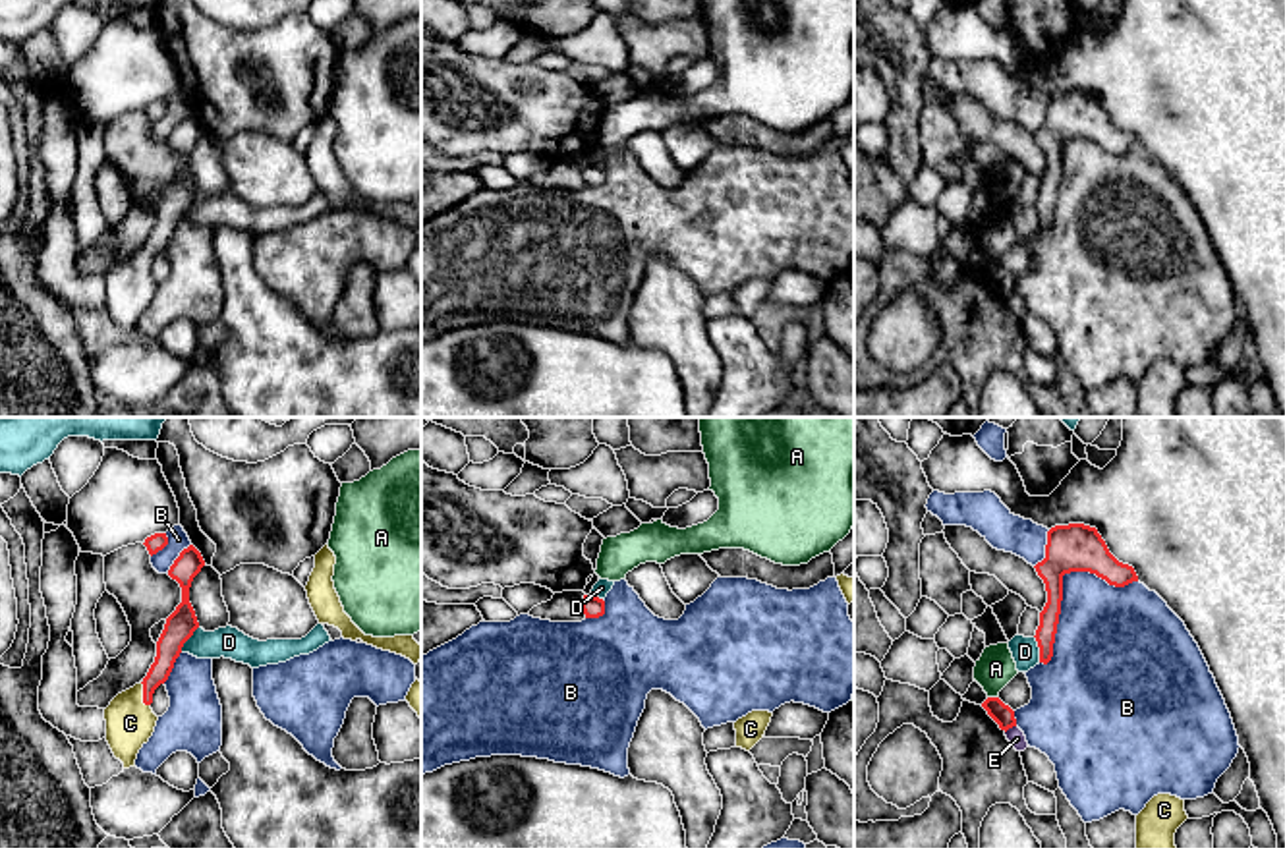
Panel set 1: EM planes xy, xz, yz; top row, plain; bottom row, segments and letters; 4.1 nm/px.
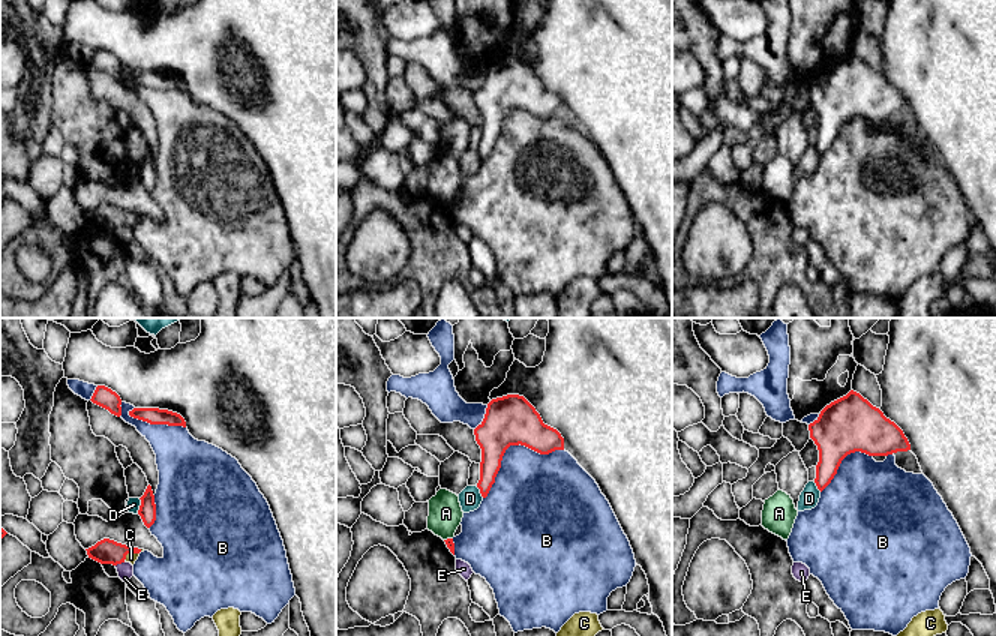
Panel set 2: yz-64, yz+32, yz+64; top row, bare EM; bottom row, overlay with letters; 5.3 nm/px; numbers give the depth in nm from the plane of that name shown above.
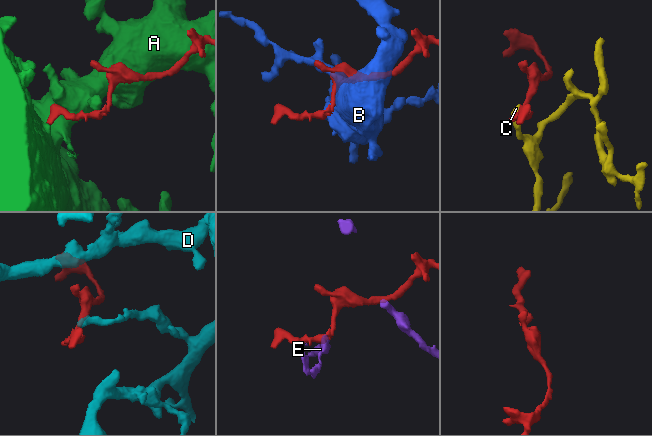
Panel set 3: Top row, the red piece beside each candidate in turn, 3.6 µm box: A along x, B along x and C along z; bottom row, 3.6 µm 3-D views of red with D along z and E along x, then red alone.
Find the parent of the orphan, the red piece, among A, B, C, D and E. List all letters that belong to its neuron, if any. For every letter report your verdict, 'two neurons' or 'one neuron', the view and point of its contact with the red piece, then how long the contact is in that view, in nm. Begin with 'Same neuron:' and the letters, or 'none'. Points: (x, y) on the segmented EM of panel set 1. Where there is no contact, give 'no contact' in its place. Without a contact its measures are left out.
Same neuron: C
A: two neurons; contact yz (994, 698); length 50 nm
B: two neurons; contact yz (1061, 586); length 550 nm
C: one neuron; contact xy (143, 696); length 110 nm
D: two neurons; contact xy (188, 638); length 130 nm
E: two neurons; contact yz (1009, 727); length 60 nm

